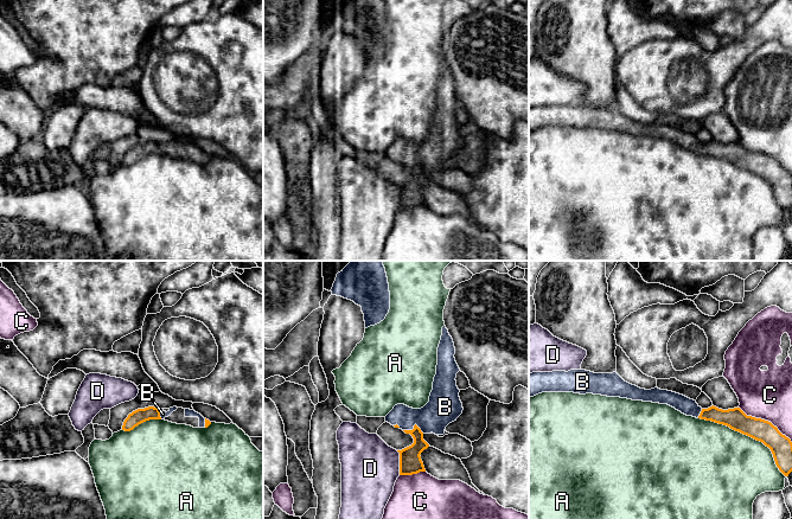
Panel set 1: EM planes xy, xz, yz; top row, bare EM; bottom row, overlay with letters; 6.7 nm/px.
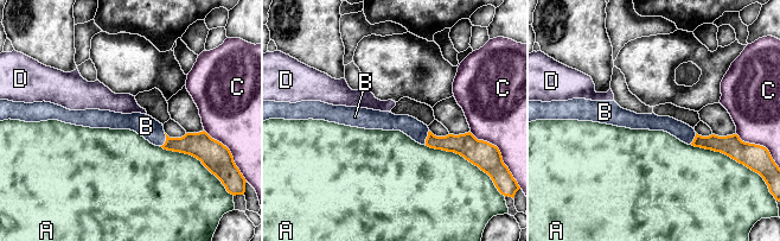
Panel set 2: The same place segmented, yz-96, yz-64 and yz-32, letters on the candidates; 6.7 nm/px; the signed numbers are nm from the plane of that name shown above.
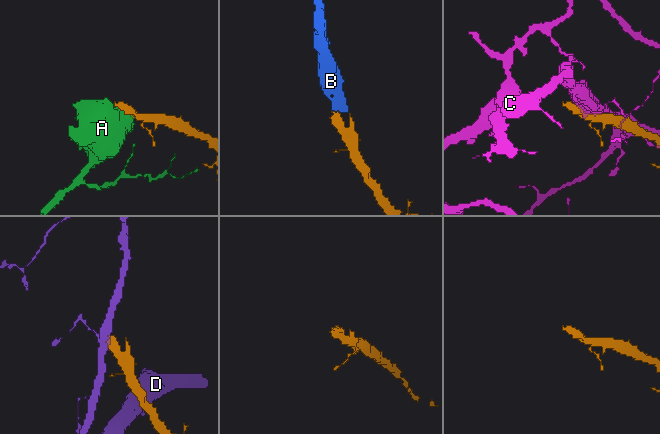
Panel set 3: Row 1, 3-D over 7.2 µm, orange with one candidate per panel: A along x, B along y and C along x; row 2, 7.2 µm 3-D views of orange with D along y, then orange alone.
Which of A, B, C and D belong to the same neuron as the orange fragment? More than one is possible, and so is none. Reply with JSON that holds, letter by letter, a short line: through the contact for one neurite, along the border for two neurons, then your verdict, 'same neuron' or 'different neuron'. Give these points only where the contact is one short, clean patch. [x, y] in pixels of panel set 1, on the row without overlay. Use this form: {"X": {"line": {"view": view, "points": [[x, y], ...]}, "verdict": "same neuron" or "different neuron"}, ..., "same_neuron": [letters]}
{"A": {"verdict": "different neuron"}, "B": {"verdict": "same neuron"}, "C": {"verdict": "different neuron"}, "D": {"line": {"view": "xz", "points": [[396, 185], [398, 187], [400, 209]]}, "verdict": "different neuron"}, "same_neuron": ["B"]}

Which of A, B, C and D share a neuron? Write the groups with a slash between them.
A / B / C / D

